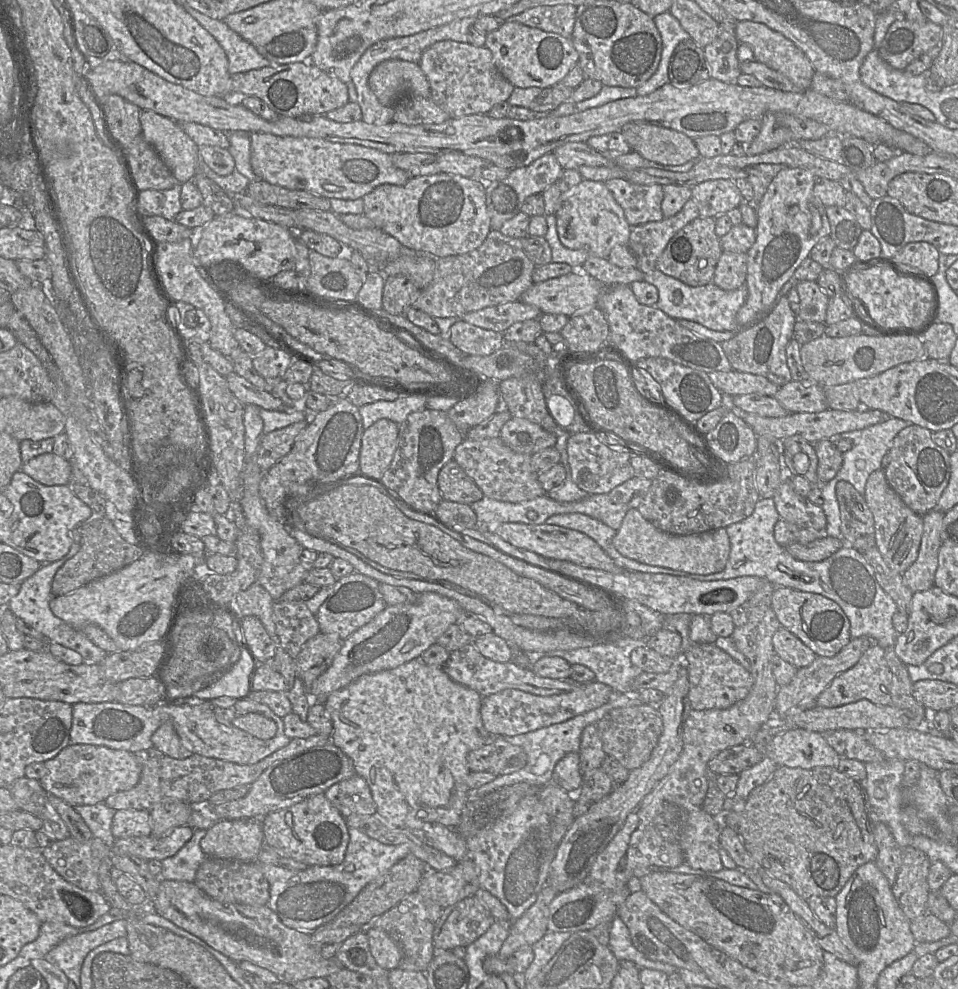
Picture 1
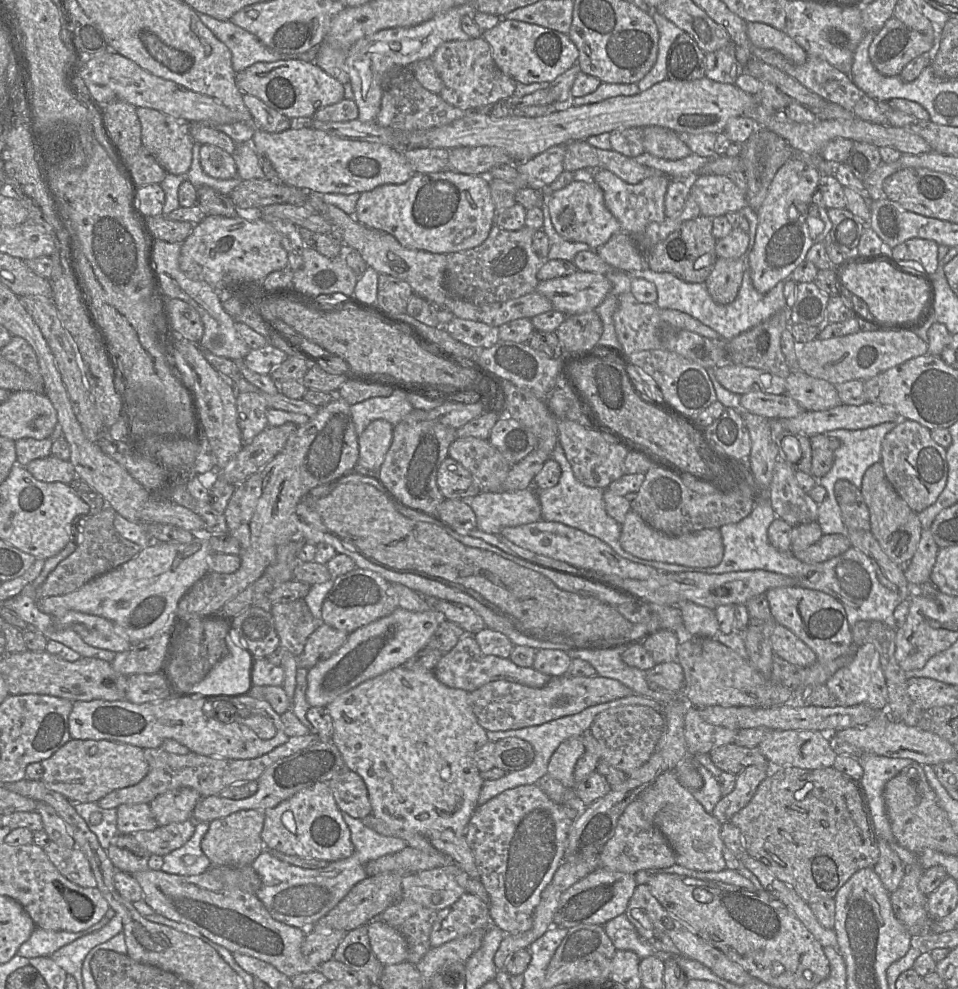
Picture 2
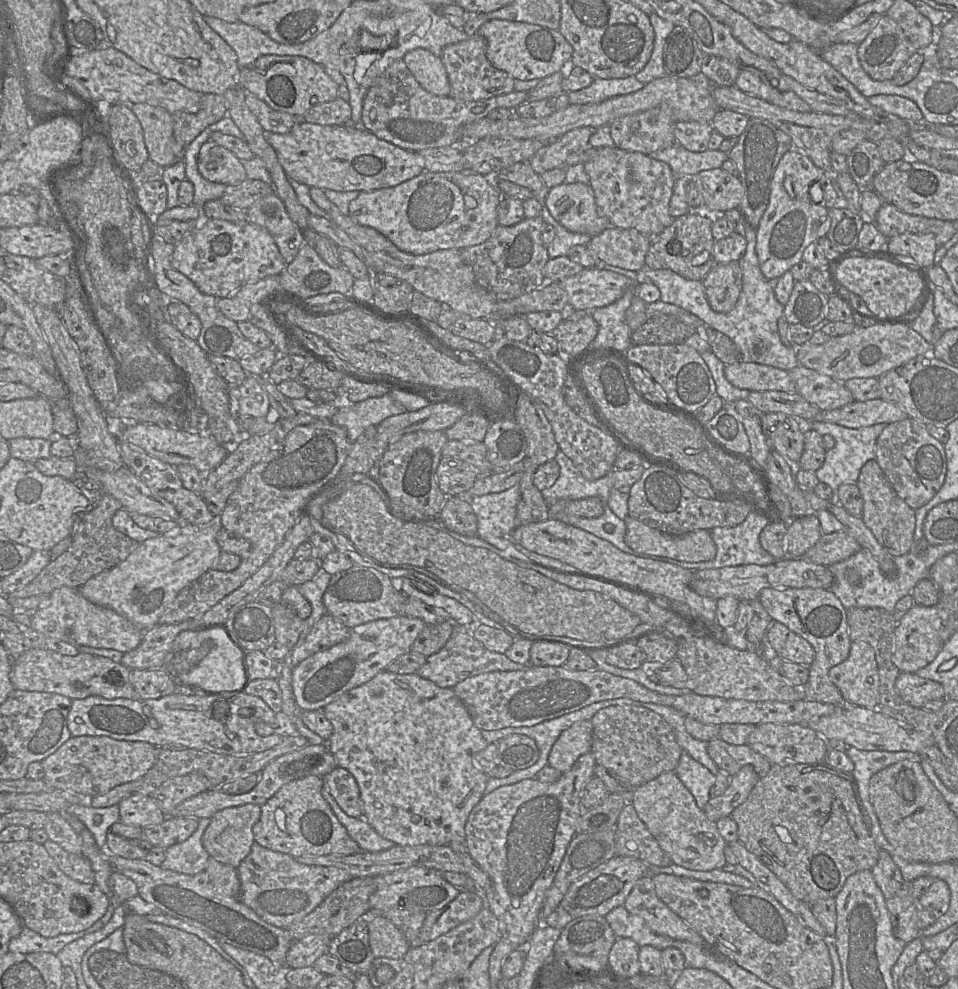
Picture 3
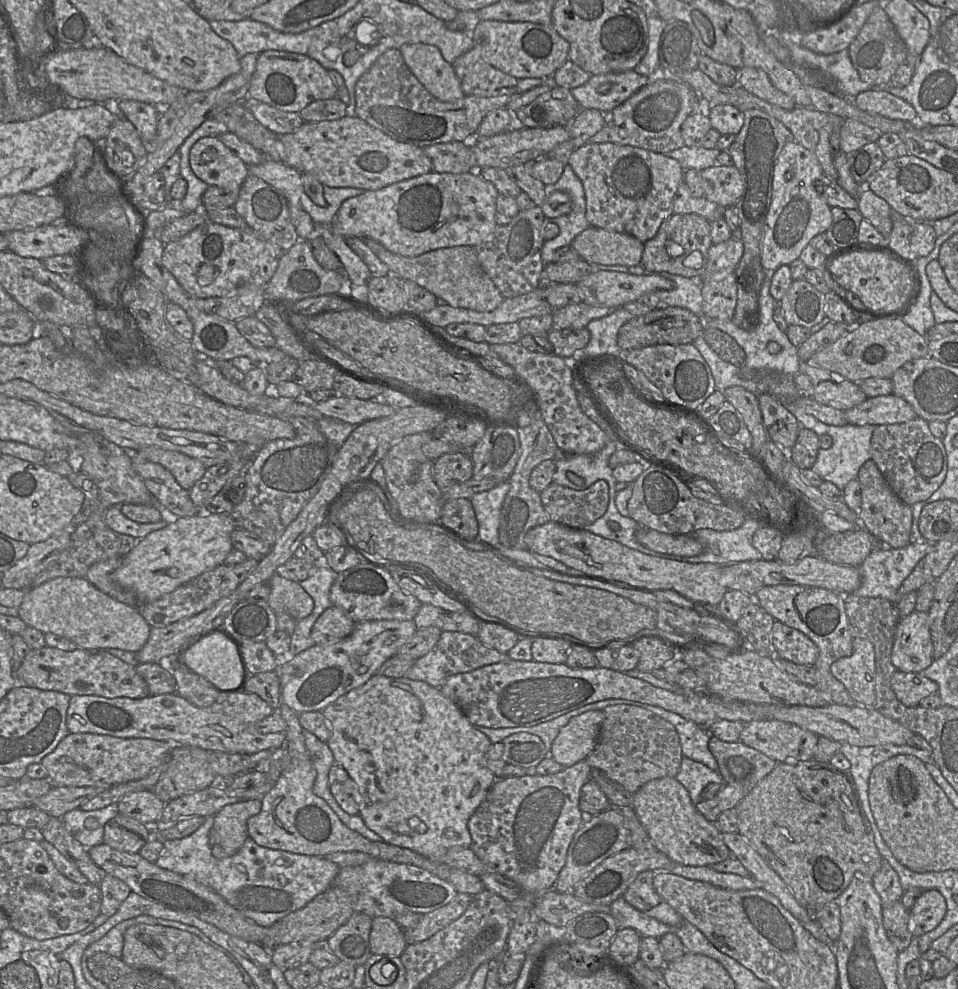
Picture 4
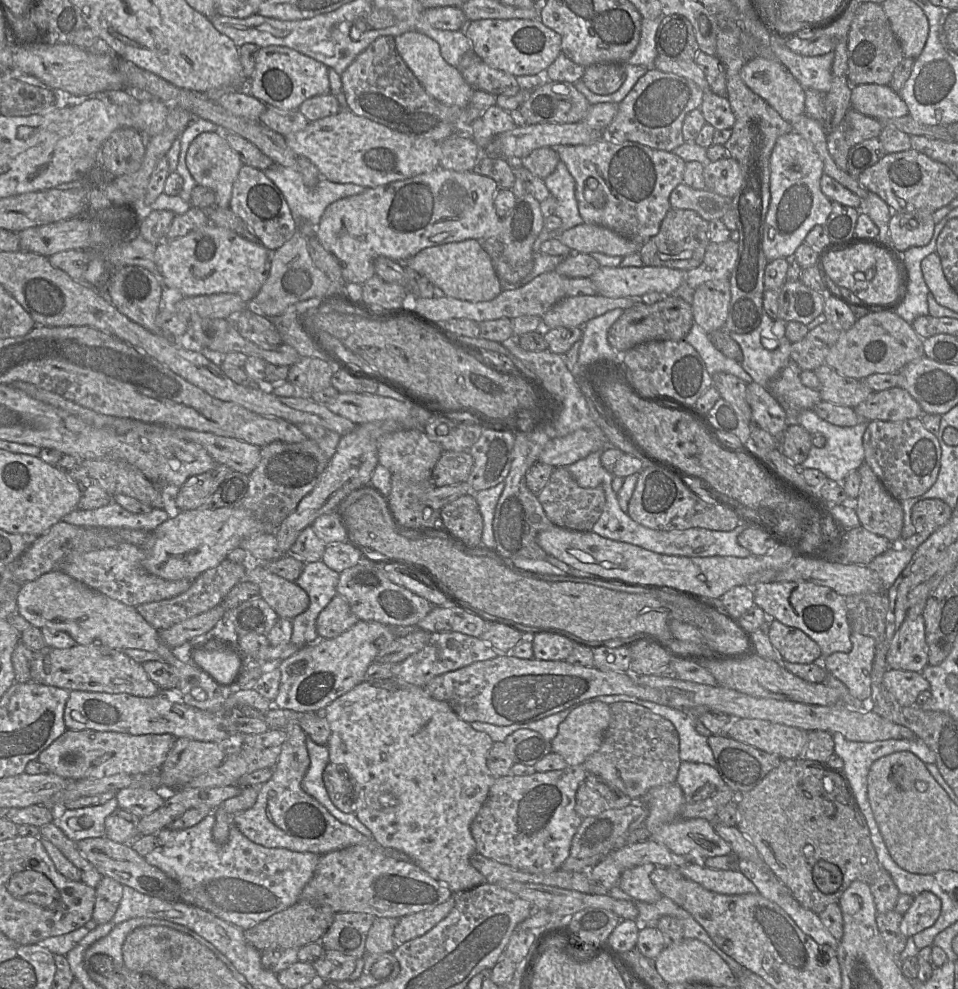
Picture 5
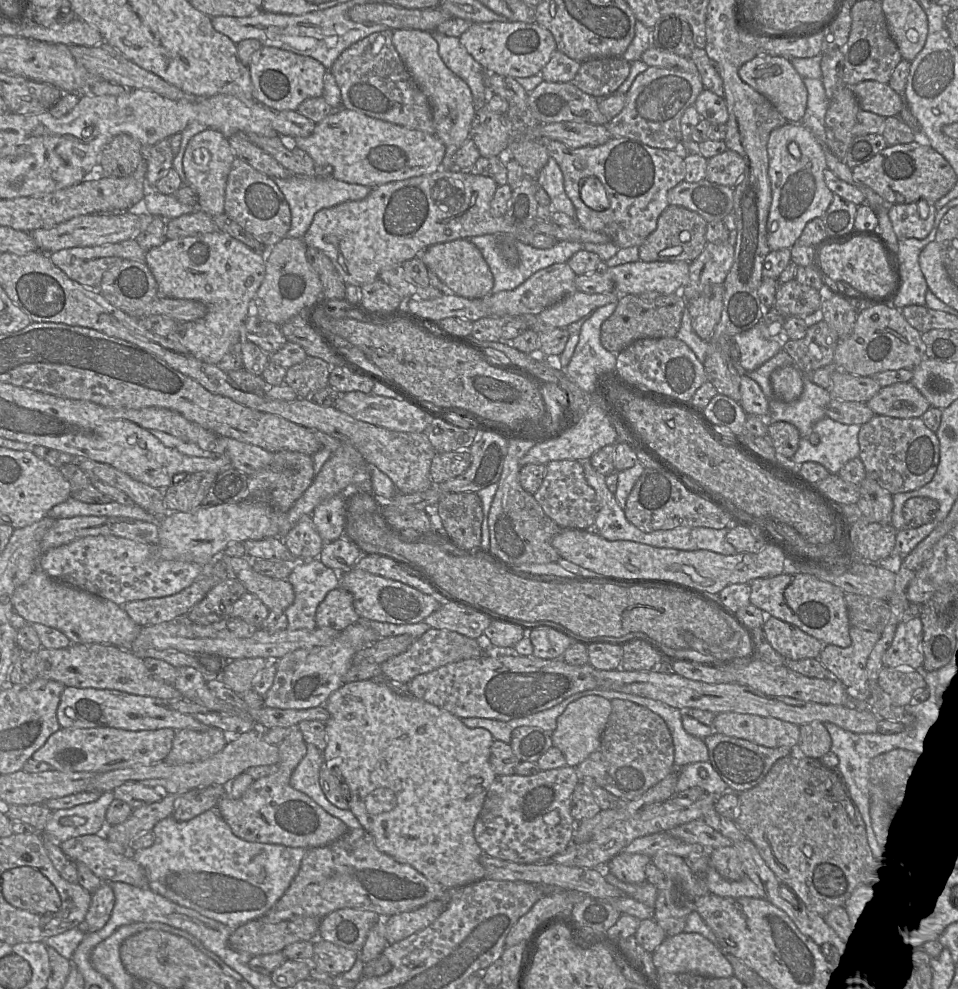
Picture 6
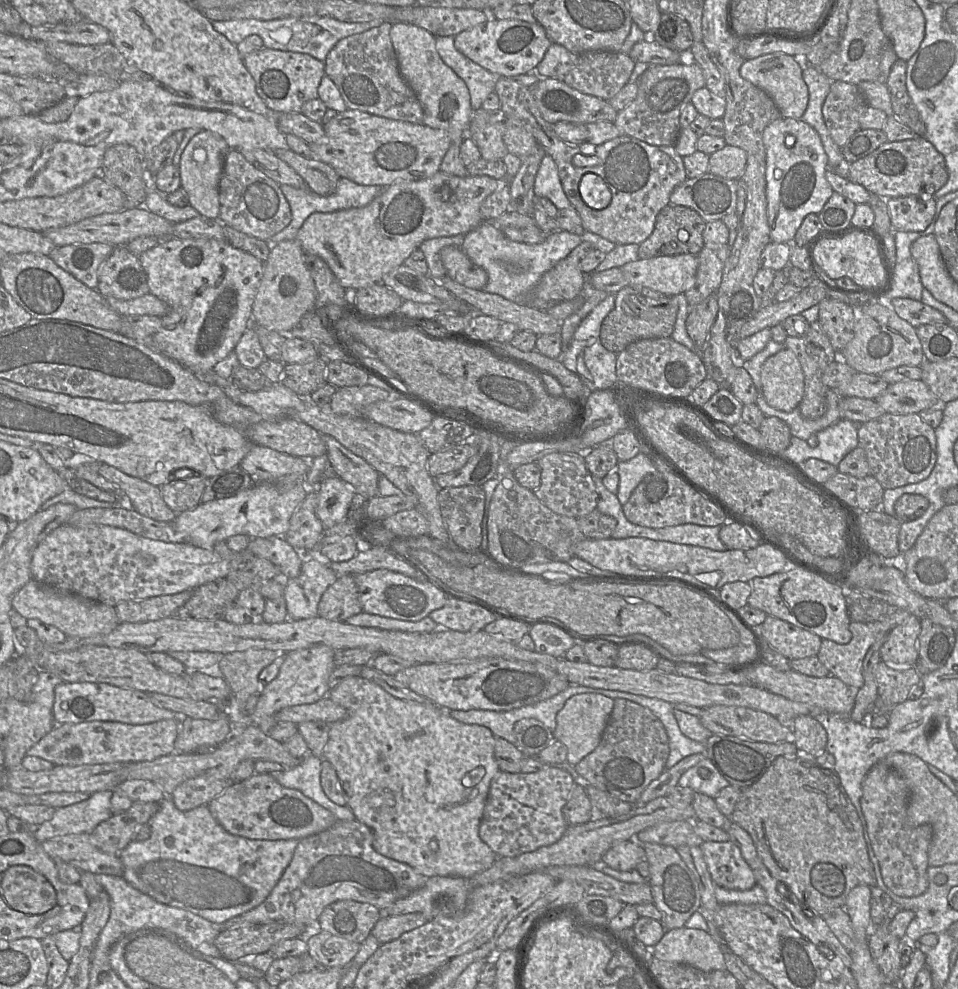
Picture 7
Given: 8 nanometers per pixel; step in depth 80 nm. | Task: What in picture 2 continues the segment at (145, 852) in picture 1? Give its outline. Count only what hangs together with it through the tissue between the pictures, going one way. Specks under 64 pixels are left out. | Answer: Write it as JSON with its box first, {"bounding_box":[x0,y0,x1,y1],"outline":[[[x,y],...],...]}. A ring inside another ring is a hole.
{"bounding_box":[132,818,195,856],"outline":[[[190,818],[184,822],[158,826],[151,831],[138,831],[132,835],[135,842],[150,854],[165,856],[182,847],[192,837],[195,823]]]}

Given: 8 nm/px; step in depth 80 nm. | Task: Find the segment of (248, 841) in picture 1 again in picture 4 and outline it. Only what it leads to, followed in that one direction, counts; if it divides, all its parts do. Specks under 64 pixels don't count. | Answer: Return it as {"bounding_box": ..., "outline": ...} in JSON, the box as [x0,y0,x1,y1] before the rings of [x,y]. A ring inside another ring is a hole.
{"bounding_box":[209,800,261,857],"outline":[[[261,800],[225,805],[214,815],[214,824],[209,832],[210,845],[221,845],[228,857],[237,853],[248,838],[248,819],[260,811]]]}

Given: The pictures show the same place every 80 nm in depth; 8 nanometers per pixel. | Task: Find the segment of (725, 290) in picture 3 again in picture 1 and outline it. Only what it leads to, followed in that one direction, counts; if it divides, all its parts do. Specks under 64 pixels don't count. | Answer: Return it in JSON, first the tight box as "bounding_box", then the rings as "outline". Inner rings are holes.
{"bounding_box":[713,252,747,290],"outline":[[[723,252],[716,265],[713,281],[723,290],[735,290],[746,283],[747,253]]]}

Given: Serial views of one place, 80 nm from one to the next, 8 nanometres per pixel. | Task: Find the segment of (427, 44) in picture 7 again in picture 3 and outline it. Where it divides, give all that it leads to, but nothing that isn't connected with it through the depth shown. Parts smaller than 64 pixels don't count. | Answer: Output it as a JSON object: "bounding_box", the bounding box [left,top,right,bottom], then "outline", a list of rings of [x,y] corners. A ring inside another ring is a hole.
{"bounding_box":[403,48,451,96],"outline":[[[415,48],[407,52],[403,59],[426,91],[436,96],[449,96],[451,86],[440,56],[425,48]]]}

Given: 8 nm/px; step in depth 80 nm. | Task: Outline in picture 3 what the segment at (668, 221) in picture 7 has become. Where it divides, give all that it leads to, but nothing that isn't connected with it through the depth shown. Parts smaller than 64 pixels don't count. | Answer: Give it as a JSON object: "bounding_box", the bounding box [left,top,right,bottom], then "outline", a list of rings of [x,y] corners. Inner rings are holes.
{"bounding_box":[645,212,714,281],"outline":[[[689,212],[672,220],[663,232],[650,239],[645,256],[645,266],[652,270],[669,269],[688,280],[702,281],[713,268],[714,238],[712,222],[714,216],[705,212]]]}

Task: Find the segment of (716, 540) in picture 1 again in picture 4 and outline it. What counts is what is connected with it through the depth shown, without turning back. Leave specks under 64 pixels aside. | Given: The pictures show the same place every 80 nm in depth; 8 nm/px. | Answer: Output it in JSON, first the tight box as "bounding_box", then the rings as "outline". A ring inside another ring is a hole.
{"bounding_box":[635,526,703,556],"outline":[[[640,526],[635,538],[644,547],[664,554],[697,556],[703,551],[702,545],[693,535],[666,534]]]}

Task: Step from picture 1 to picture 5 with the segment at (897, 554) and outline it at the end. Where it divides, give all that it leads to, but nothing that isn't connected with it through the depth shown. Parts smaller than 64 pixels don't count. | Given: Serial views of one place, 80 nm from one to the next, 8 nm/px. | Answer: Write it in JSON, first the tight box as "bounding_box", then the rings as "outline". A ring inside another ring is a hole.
{"bounding_box":[853,463,904,544],"outline":[[[863,463],[858,472],[860,474],[860,488],[853,507],[860,524],[872,533],[885,537],[892,544],[899,541],[903,529],[904,512],[901,502],[894,498],[883,486],[879,478],[867,463]]]}

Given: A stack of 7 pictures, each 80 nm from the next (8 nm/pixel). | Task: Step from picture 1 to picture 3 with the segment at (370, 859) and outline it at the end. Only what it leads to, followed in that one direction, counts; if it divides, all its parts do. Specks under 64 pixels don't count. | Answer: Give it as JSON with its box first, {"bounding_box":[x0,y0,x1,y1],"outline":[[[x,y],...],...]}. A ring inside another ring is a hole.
{"bounding_box":[236,781,395,929],"outline":[[[325,781],[322,796],[329,803],[340,823],[346,828],[349,836],[359,845],[361,851],[381,852],[395,846],[394,842],[379,835],[363,817],[348,816],[329,793]],[[256,842],[236,869],[242,902],[264,921],[284,929],[311,913],[330,893],[354,878],[344,869],[302,864],[288,854],[270,850]]]}

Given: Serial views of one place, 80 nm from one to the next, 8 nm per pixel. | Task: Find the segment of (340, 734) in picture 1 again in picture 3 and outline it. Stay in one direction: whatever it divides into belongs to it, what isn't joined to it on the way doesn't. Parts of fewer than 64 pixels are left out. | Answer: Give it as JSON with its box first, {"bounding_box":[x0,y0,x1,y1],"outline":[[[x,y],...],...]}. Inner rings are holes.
{"bounding_box":[321,671,489,846],"outline":[[[380,671],[367,683],[353,688],[321,709],[333,726],[333,733],[326,744],[338,767],[348,770],[356,779],[360,790],[363,818],[383,838],[399,846],[433,845],[445,846],[452,842],[465,843],[465,825],[473,808],[484,797],[489,776],[476,764],[475,755],[488,746],[481,730],[474,724],[467,708],[452,688],[441,688],[432,681],[413,674],[394,674]]]}

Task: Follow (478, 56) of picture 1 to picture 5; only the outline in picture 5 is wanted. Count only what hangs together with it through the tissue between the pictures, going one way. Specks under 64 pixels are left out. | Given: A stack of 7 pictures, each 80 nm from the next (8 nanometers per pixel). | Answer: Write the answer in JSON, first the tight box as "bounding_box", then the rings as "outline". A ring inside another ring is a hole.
{"bounding_box":[458,50,520,96],"outline":[[[472,50],[463,57],[458,69],[474,90],[505,96],[513,96],[520,91],[514,75],[490,67]]]}

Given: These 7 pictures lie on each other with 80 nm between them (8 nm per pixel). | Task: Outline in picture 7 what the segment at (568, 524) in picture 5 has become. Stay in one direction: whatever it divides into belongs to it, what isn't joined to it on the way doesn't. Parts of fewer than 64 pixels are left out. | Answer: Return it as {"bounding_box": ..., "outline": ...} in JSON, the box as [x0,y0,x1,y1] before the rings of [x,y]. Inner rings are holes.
{"bounding_box":[534,452,598,517],"outline":[[[554,452],[537,462],[541,469],[541,484],[534,493],[549,509],[564,516],[582,517],[597,508],[598,494],[593,476],[586,467],[584,454]]]}

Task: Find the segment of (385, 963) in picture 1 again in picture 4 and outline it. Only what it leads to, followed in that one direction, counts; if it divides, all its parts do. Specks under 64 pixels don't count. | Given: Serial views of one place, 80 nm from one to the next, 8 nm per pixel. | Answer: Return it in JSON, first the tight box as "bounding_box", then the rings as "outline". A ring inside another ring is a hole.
{"bounding_box":[369,916,408,957],"outline":[[[378,916],[372,920],[369,945],[372,954],[399,957],[408,943],[394,918]]]}

